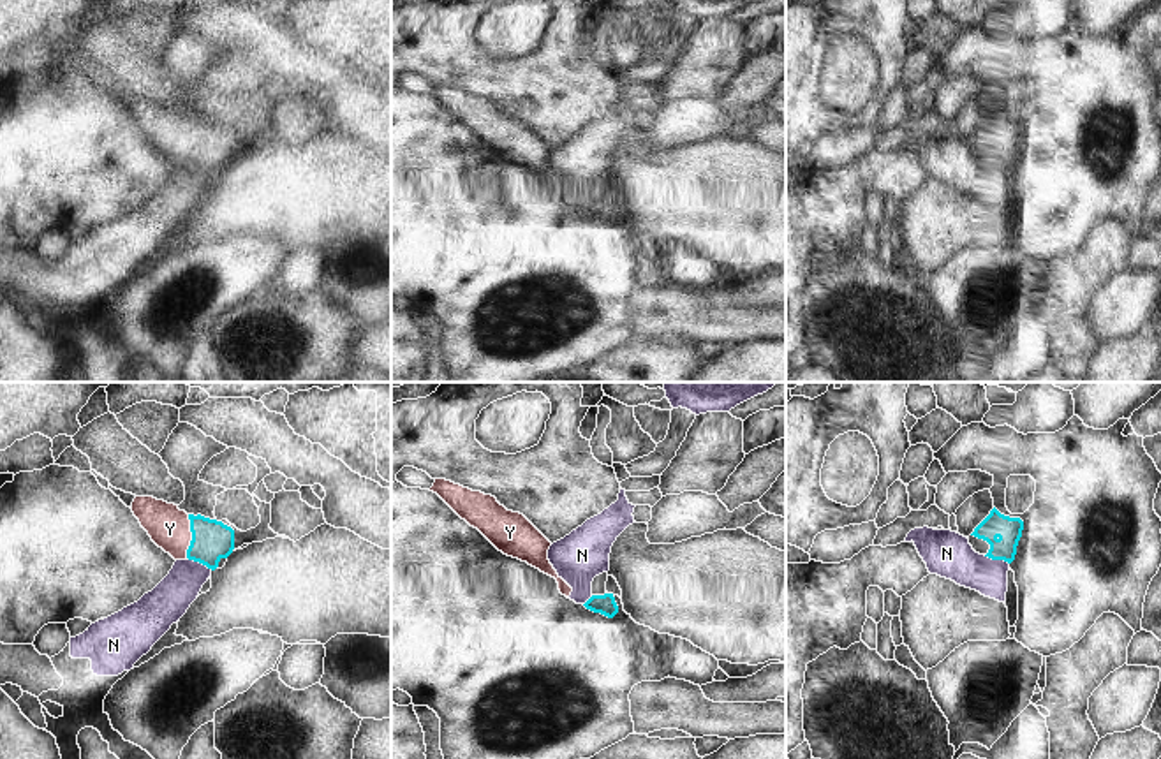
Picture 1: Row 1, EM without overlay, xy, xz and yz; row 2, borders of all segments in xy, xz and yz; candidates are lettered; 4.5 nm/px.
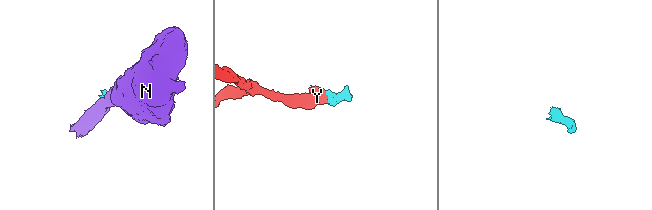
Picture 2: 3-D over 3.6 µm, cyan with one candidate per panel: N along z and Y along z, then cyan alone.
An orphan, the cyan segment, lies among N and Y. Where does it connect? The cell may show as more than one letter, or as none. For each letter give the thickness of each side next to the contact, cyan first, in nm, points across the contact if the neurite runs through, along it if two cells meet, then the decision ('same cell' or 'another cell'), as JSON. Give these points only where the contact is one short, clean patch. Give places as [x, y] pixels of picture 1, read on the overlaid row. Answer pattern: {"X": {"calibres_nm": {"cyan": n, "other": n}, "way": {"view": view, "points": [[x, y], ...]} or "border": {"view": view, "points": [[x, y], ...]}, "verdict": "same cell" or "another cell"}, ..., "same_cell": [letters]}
{"N": {"calibres_nm": {"cyan": 180, "other": 180}, "border": {"view": "xy", "points": [[187, 557], [212, 569]]}, "verdict": "another cell"}, "Y": {"calibres_nm": {"cyan": 180, "other": 190}, "way": {"view": "xy", "points": [[212, 539], [192, 536], [182, 536], [170, 529]]}, "verdict": "same cell"}, "same_cell": ["Y"]}

